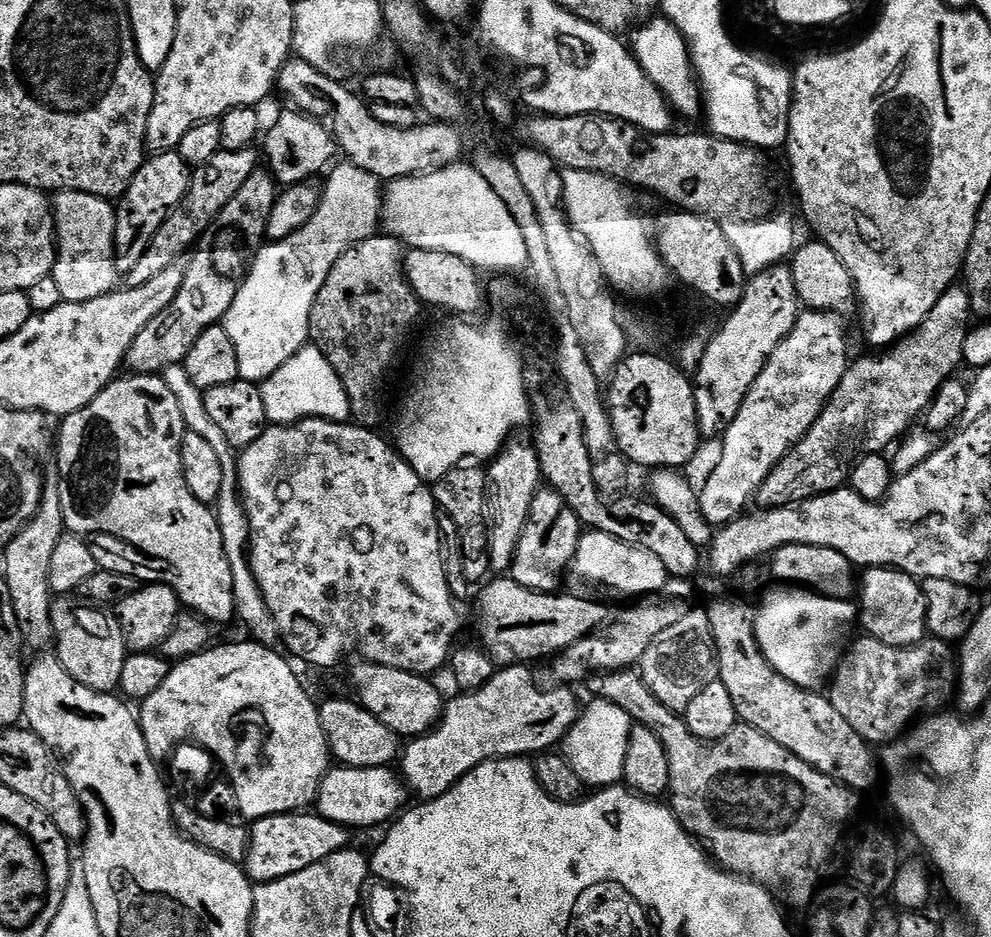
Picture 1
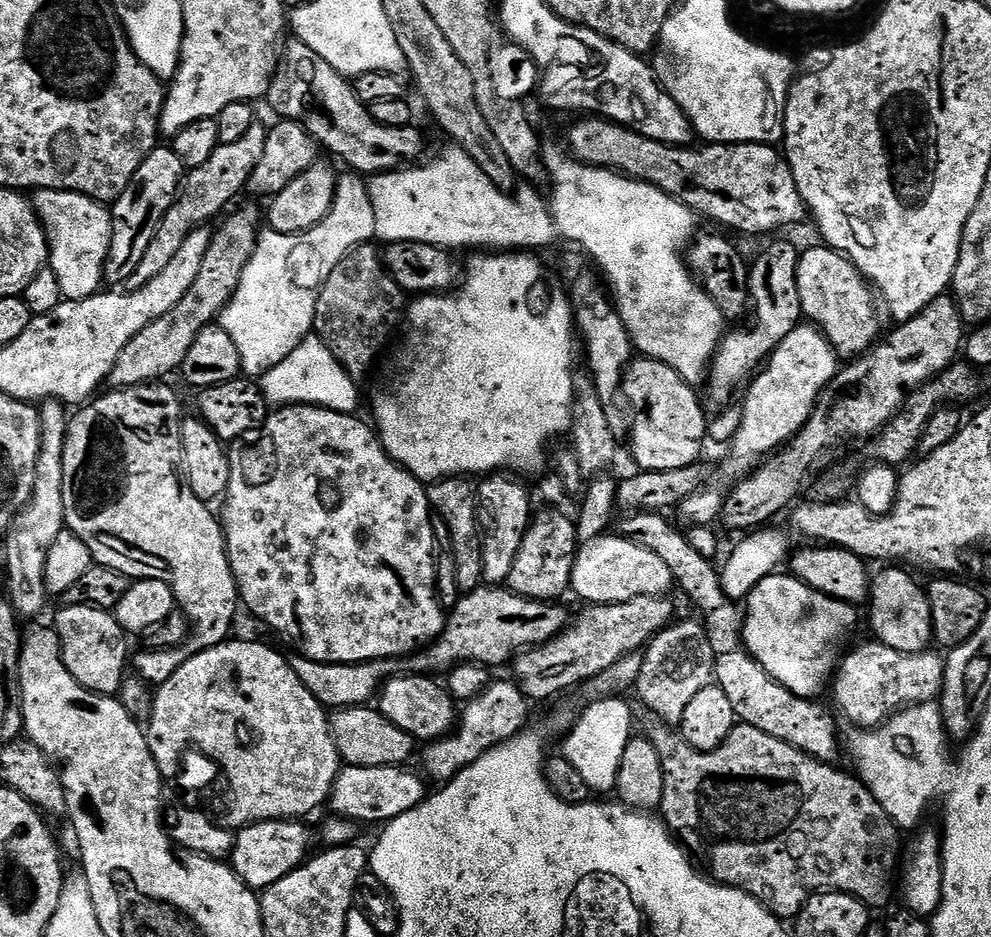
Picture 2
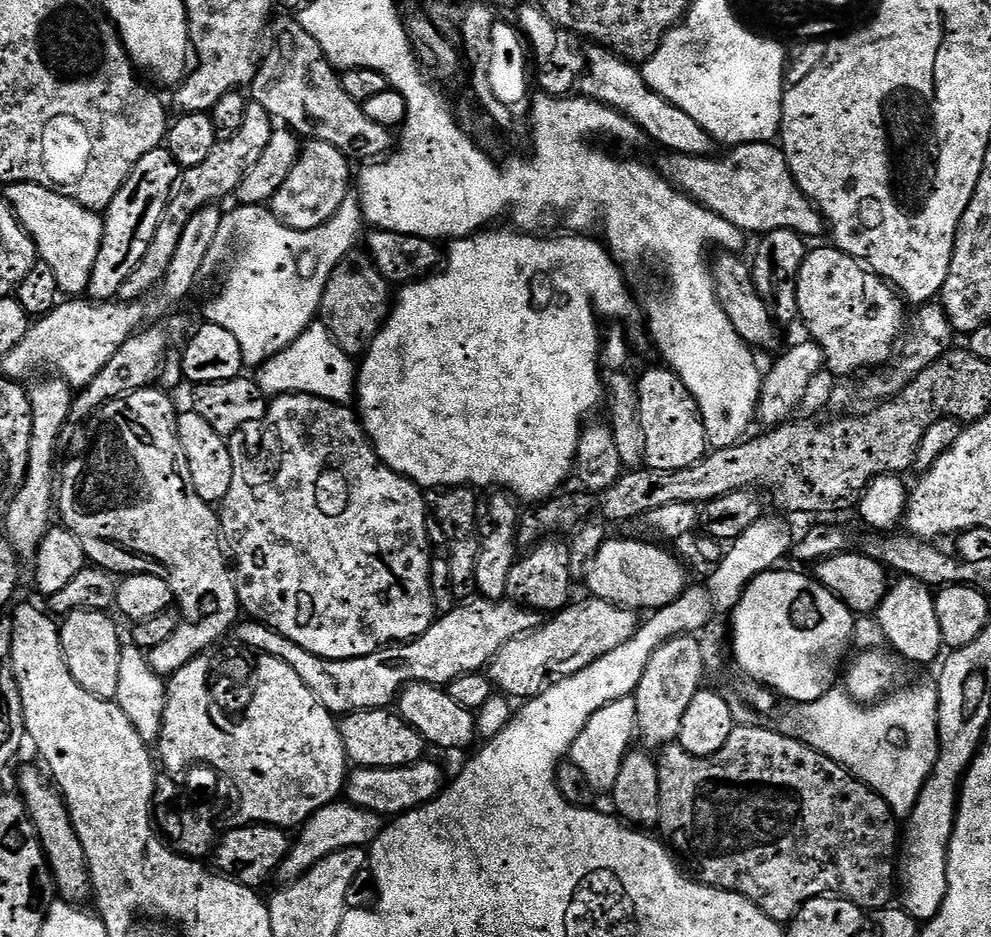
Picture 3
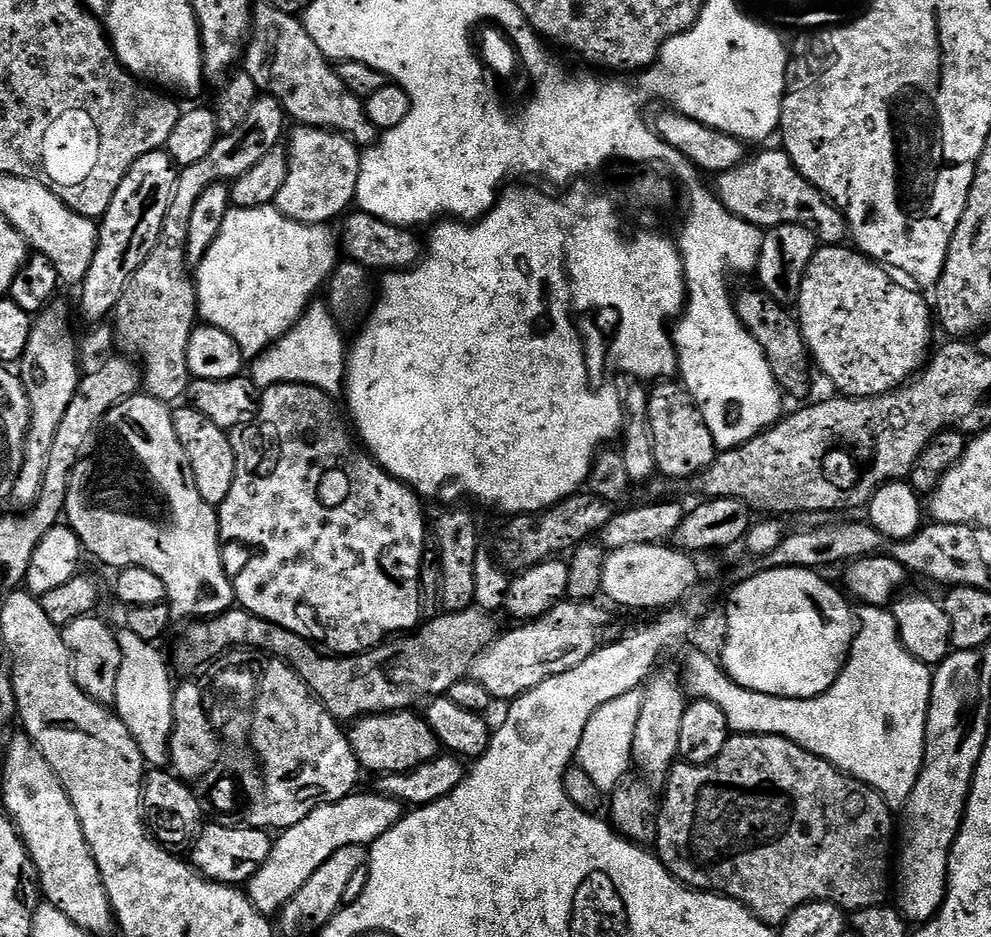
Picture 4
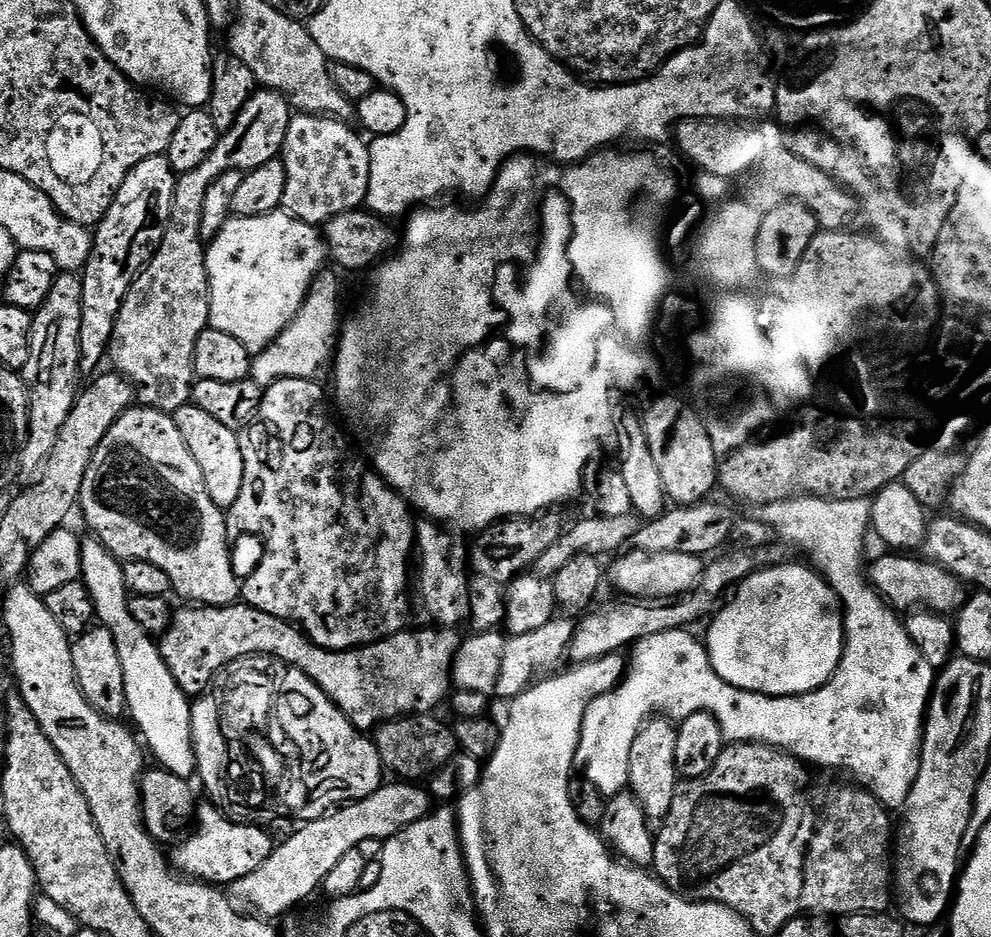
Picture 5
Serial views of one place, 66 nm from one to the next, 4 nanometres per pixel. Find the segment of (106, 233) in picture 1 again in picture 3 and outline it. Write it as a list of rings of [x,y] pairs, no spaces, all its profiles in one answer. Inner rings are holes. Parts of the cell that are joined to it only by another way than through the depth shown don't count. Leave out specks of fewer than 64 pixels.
[[[10,184],[3,189],[2,196],[16,211],[20,224],[36,243],[37,257],[48,264],[50,270],[54,270],[54,278],[58,278],[61,293],[68,298],[83,297],[87,293],[90,274],[102,246],[103,219],[70,197],[41,184]]]

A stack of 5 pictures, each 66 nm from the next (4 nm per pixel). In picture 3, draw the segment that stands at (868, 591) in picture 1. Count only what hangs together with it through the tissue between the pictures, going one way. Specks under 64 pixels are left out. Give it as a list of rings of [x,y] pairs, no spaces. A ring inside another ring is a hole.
[[[900,576],[897,581],[897,584],[895,581],[889,587],[884,601],[874,613],[875,619],[884,631],[884,639],[901,661],[909,660],[912,664],[934,663],[935,665],[941,659],[945,646],[942,626],[938,624],[939,616],[933,589],[929,585],[918,582],[918,578],[913,576]]]

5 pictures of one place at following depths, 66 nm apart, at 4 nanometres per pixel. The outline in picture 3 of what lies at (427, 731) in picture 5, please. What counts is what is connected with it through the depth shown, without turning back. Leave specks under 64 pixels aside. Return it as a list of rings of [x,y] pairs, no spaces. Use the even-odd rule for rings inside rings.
[[[368,708],[364,712],[349,712],[338,720],[342,746],[356,768],[401,768],[425,759],[426,742],[395,711],[388,708]]]

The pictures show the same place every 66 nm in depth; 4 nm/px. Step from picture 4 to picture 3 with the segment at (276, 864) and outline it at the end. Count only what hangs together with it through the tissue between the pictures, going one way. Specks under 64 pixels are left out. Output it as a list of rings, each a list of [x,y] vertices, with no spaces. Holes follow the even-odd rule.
[[[347,802],[328,804],[306,821],[299,829],[300,837],[291,841],[288,857],[282,865],[285,881],[291,882],[309,872],[318,862],[343,848],[364,848],[371,845],[382,831],[382,820],[375,812]]]

